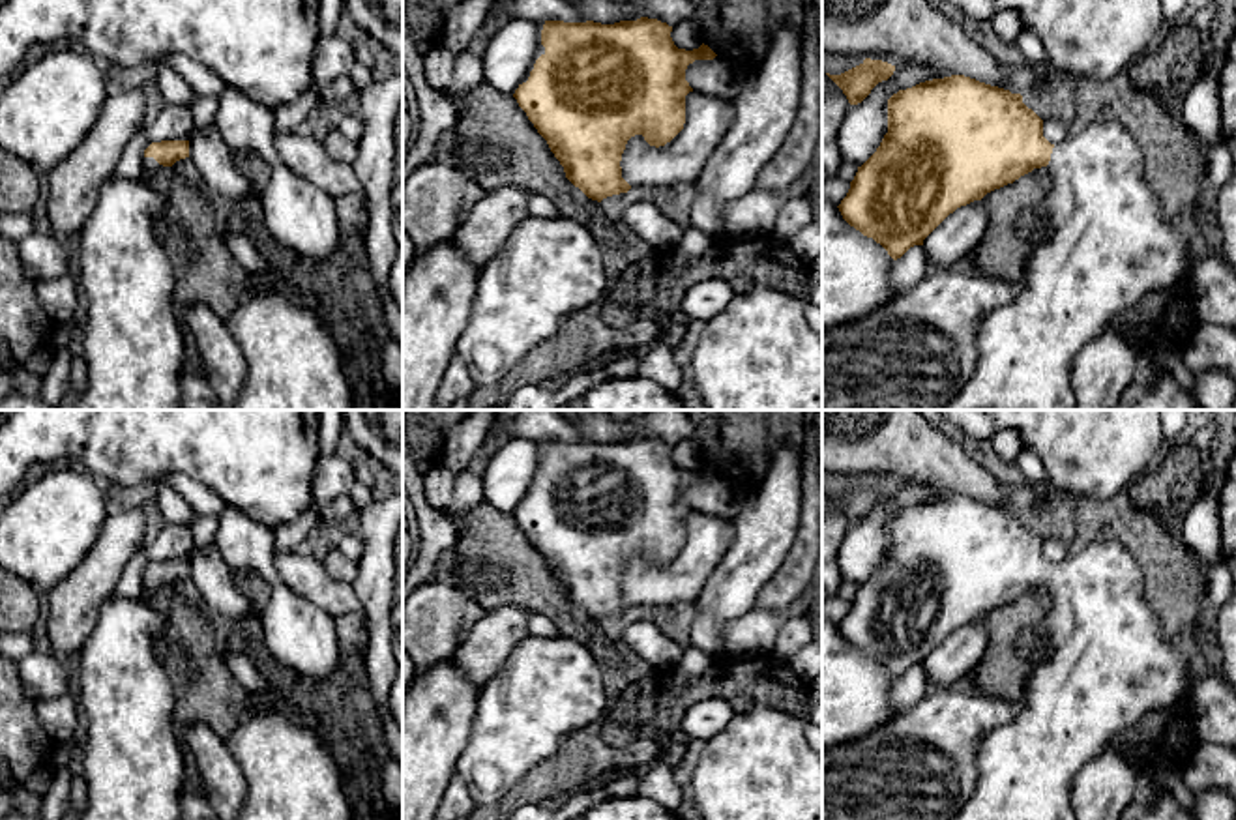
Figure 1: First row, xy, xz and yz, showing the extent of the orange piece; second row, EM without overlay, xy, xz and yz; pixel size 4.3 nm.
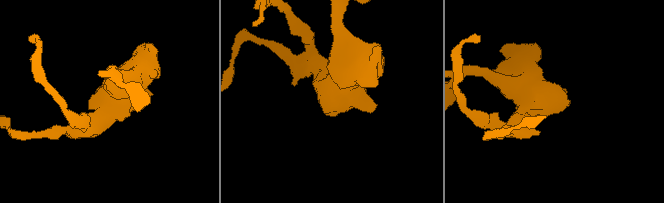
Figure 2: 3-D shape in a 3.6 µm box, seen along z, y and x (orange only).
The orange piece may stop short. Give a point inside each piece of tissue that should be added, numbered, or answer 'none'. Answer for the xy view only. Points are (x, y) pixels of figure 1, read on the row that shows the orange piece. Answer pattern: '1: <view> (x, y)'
1: xy (133, 347)

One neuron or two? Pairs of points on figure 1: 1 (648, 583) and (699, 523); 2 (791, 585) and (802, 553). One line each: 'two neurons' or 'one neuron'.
1: one neuron
2: one neuron

